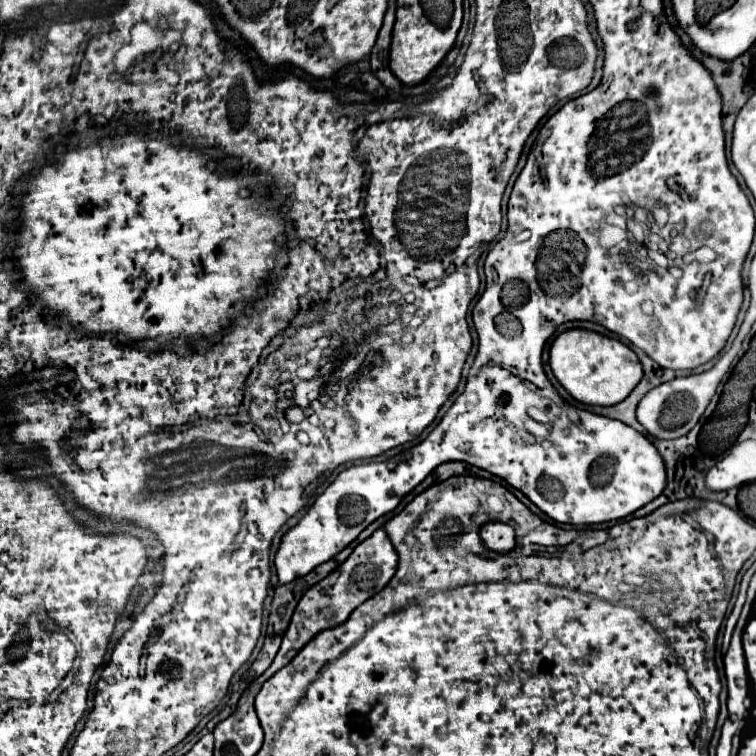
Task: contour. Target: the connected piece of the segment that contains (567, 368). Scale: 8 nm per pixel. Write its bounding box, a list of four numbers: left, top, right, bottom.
[550,328,642,406]

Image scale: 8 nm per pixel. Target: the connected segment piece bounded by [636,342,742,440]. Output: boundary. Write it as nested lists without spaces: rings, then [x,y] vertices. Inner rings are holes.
[[[736,342],[716,364],[714,368],[710,368],[708,372],[702,372],[702,374],[694,374],[694,376],[684,376],[684,378],[674,378],[670,382],[664,382],[656,388],[652,388],[638,404],[638,410],[636,410],[636,416],[638,416],[638,422],[648,430],[650,436],[654,438],[662,438],[662,440],[674,440],[674,438],[680,438],[684,434],[688,434],[696,422],[700,420],[700,416],[704,414],[706,406],[710,404],[712,396],[716,394],[716,388],[722,380],[722,376],[728,372],[732,360],[736,358],[738,350],[742,348],[742,342]]]

